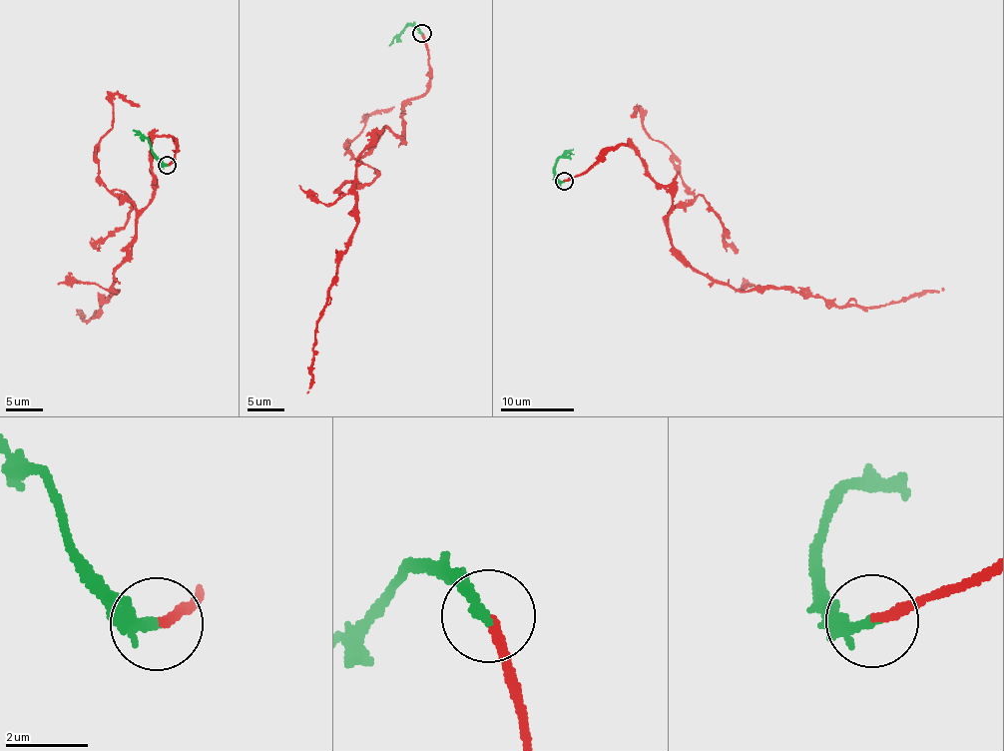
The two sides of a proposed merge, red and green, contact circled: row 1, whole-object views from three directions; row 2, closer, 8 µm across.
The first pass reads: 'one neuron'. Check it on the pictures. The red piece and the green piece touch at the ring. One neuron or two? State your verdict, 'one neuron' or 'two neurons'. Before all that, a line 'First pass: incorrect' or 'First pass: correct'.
First pass: correct
one neuron

